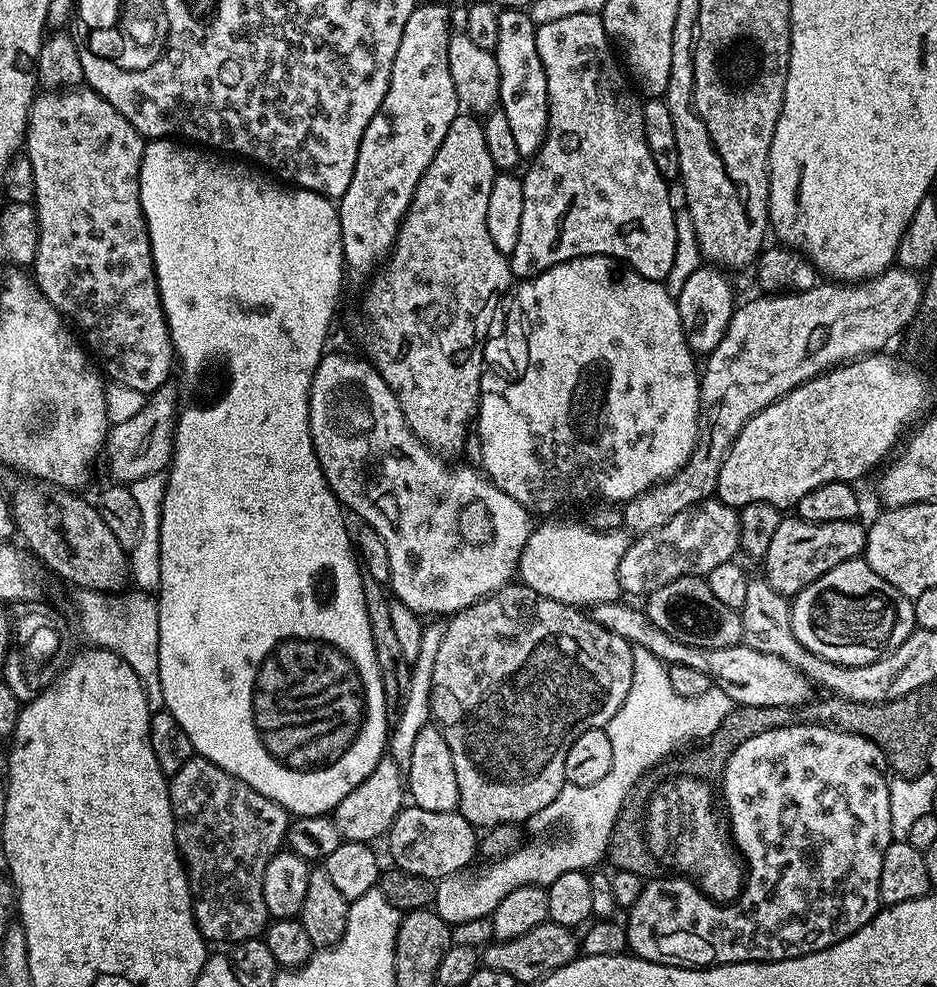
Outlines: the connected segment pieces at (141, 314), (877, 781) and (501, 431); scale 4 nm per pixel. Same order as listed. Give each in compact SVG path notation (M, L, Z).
M77 86L67 90L41 91L33 100L32 108L28 111L28 130L24 138L24 148L30 162L30 170L34 174L34 207L36 221L40 227L34 265L35 282L40 287L40 293L56 307L61 316L71 321L78 329L83 343L90 349L91 355L98 361L99 367L106 373L107 379L147 394L169 383L171 376L168 375L172 372L172 364L174 368L174 353L166 314L158 294L156 271L152 265L152 247L140 201L140 167L145 143L145 137L136 132L134 126L130 126L130 122L126 122L126 118L122 118L122 114L118 114L118 110L114 110L114 106L110 106L110 102L106 102L106 98L102 98L87 86Z
M793 722L786 724L780 728L774 728L772 730L766 730L765 733L757 734L754 738L749 738L746 742L742 742L740 746L733 750L729 756L729 760L726 761L724 771L722 775L722 782L724 782L724 796L722 792L722 804L726 809L726 820L730 825L730 831L732 838L736 842L737 848L740 850L741 857L746 865L746 883L741 891L740 897L736 901L723 906L713 904L707 896L703 894L694 893L694 885L691 880L687 878L681 878L679 875L669 875L669 880L662 880L663 878L652 878L644 885L644 889L638 894L638 900L634 902L634 906L627 909L626 916L626 931L628 933L628 948L631 955L641 956L644 960L650 962L658 962L659 964L673 964L676 968L707 968L709 966L715 966L717 964L750 964L753 962L767 962L769 960L789 960L795 956L805 956L811 952L817 952L818 950L826 950L830 946L834 946L838 942L842 942L842 938L846 938L850 934L854 934L862 926L866 926L866 922L870 922L876 917L877 912L882 907L882 901L880 898L880 879L882 878L882 858L886 854L886 850L894 843L892 839L892 831L890 830L890 790L888 785L890 783L889 777L884 777L886 773L886 763L882 750L874 742L860 736L858 733L843 732L842 729L829 727L827 724L804 724Z
M579 256L573 260L562 262L550 270L546 270L537 276L529 276L521 279L515 285L514 291L524 300L524 312L528 312L528 320L532 320L532 372L524 376L524 384L516 384L512 392L504 392L504 396L483 396L480 397L480 407L478 415L474 421L474 432L480 436L482 444L482 472L487 479L491 480L497 488L510 494L514 502L523 506L529 514L535 514L540 518L548 518L551 512L556 512L559 508L564 508L567 504L584 504L587 500L600 500L596 502L607 502L609 505L616 506L621 502L634 498L642 494L647 488L652 488L655 484L660 484L664 480L669 480L678 469L690 458L690 454L696 445L696 439L700 433L700 378L701 373L698 371L698 360L687 344L687 338L684 337L682 328L682 319L679 317L678 306L674 299L673 293L669 292L667 287L661 281L648 280L642 274L638 274L633 268L625 266L621 261L612 259L611 256Z

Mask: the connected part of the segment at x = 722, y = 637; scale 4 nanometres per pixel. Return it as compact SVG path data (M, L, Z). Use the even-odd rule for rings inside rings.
M683 576L674 582L666 582L666 586L658 586L658 590L649 592L646 597L646 611L650 622L654 622L658 630L666 630L670 638L678 638L678 642L686 642L690 646L725 648L739 644L744 639L739 611L731 609L730 606L721 603L720 599L714 598L713 591L710 590L706 580L699 576Z

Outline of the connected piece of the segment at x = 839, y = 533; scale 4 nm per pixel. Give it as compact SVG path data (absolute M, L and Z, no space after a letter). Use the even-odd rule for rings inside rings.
M799 518L781 519L774 539L770 541L770 550L766 550L762 561L763 579L767 580L778 594L792 598L801 592L810 582L822 578L826 570L834 570L847 560L855 560L864 551L868 537L865 525L859 519L842 522L810 522Z

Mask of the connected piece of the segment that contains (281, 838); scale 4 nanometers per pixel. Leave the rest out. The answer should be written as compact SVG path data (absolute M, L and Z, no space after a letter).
M193 755L178 774L170 777L168 797L176 815L176 848L188 874L196 925L205 941L213 945L235 946L244 940L263 937L270 917L266 898L262 898L262 882L270 858L274 858L285 843L290 814L278 806L278 802L258 794L258 790L246 786L246 782L234 778L234 774L226 774L222 766L214 766L214 762L198 755Z

